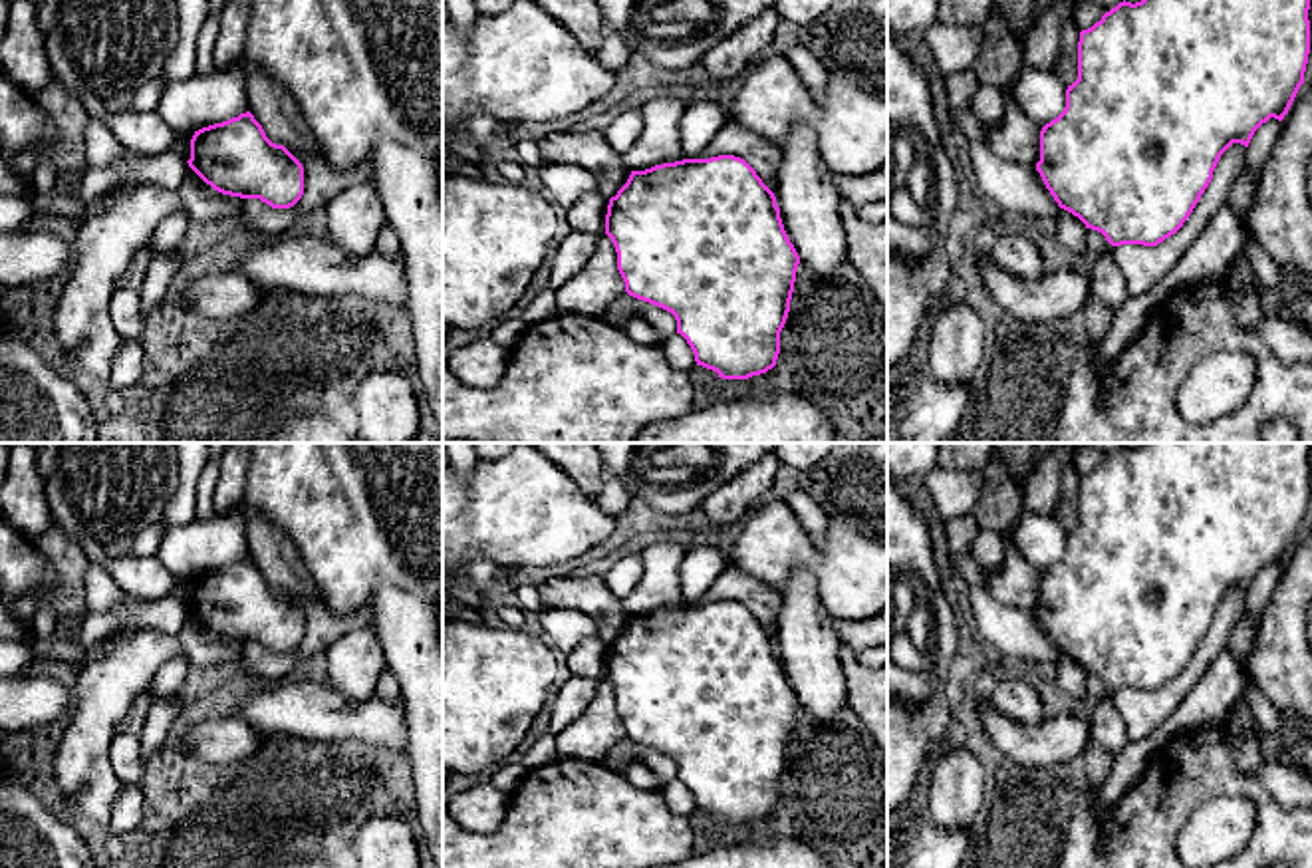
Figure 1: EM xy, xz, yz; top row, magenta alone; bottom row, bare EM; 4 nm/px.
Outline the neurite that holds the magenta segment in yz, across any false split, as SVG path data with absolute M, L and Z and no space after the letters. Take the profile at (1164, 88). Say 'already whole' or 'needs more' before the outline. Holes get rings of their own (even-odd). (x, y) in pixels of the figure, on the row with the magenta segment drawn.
already whole; M1123 0L1092 28L1082 30L1078 42L1078 79L1066 89L1064 111L1040 131L1040 161L1036 163L1036 171L1058 207L1078 217L1086 228L1102 232L1112 246L1157 246L1175 234L1209 187L1221 155L1233 143L1248 147L1262 123L1270 117L1282 121L1288 113L1304 83L1310 54L1308 10L1310 0L1141 0L1135 4Z

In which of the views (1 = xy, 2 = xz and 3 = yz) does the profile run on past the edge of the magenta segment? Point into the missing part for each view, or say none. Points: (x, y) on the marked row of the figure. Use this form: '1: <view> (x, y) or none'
1: none
2: none
3: none

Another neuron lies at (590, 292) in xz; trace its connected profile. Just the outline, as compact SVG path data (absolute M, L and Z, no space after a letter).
M603 232L584 268L556 292L556 306L558 314L601 318L621 294L625 294L625 282L617 270L617 252Z

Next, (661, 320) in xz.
M627 292L609 304L609 308L601 314L601 320L619 326L627 316L645 318L661 334L663 340L669 340L677 334L677 320L671 312L637 300Z

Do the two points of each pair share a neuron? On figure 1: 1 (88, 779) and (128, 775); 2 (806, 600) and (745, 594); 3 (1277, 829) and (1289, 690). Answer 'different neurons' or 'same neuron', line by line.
1: different neurons
2: different neurons
3: different neurons

